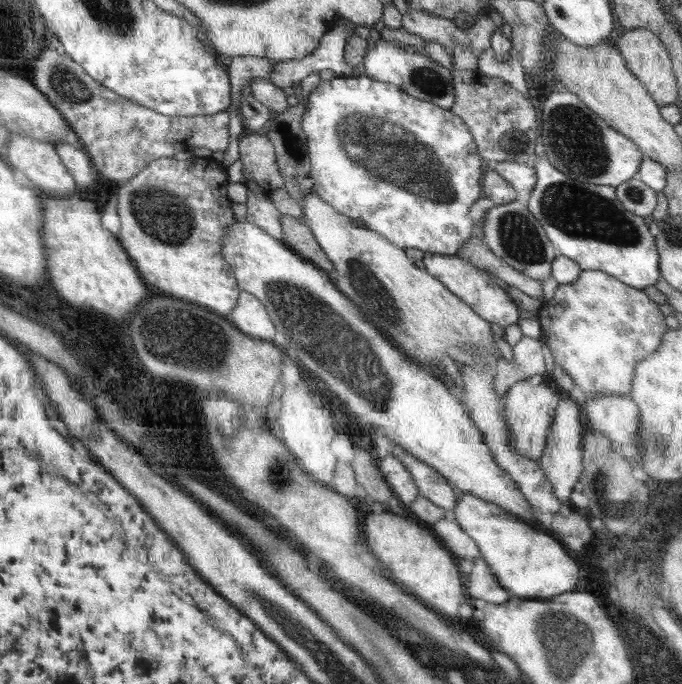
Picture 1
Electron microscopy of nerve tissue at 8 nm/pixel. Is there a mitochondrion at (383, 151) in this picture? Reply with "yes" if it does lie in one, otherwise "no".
yes

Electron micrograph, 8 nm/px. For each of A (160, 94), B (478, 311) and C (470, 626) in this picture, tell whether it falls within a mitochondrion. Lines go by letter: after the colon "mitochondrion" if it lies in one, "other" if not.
A: other
B: other
C: other

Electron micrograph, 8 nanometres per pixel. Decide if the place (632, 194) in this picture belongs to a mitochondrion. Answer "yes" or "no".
yes

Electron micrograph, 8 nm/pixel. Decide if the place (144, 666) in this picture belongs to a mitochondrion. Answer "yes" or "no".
no

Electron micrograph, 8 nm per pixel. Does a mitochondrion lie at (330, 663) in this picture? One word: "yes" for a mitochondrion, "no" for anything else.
yes

